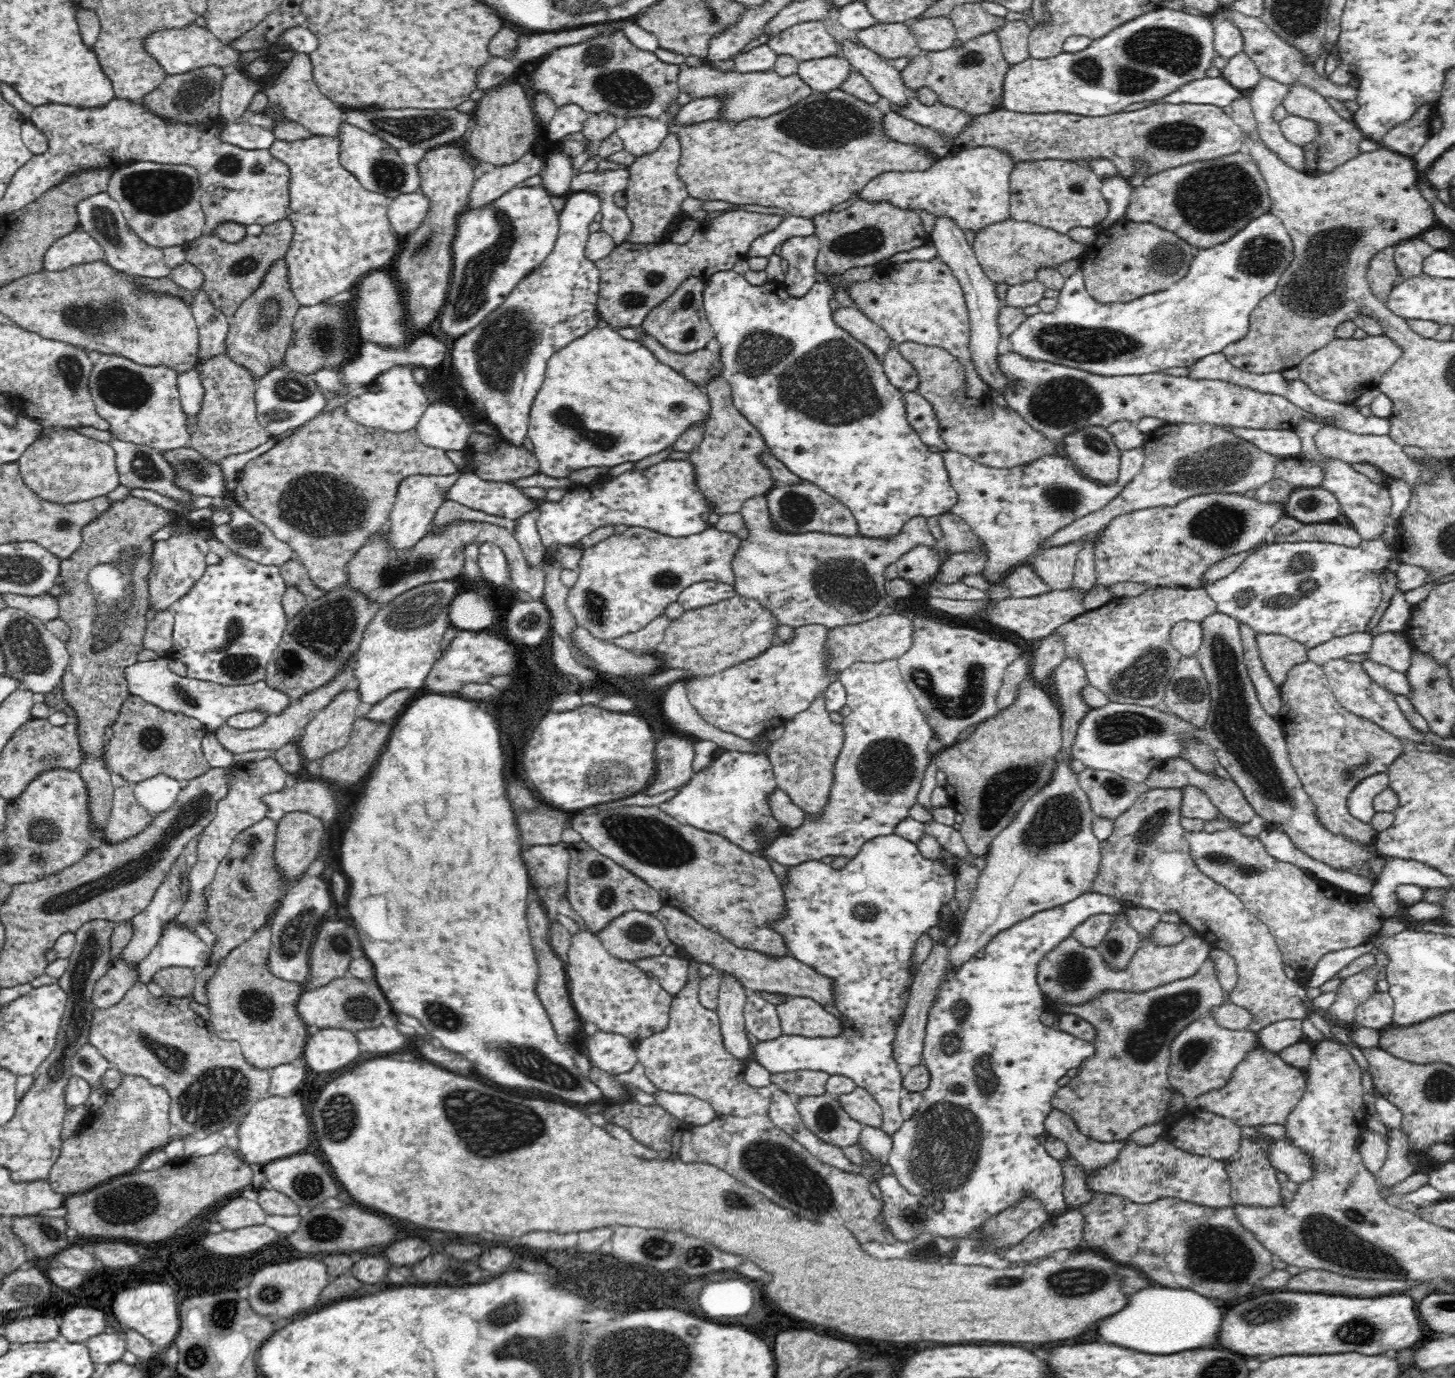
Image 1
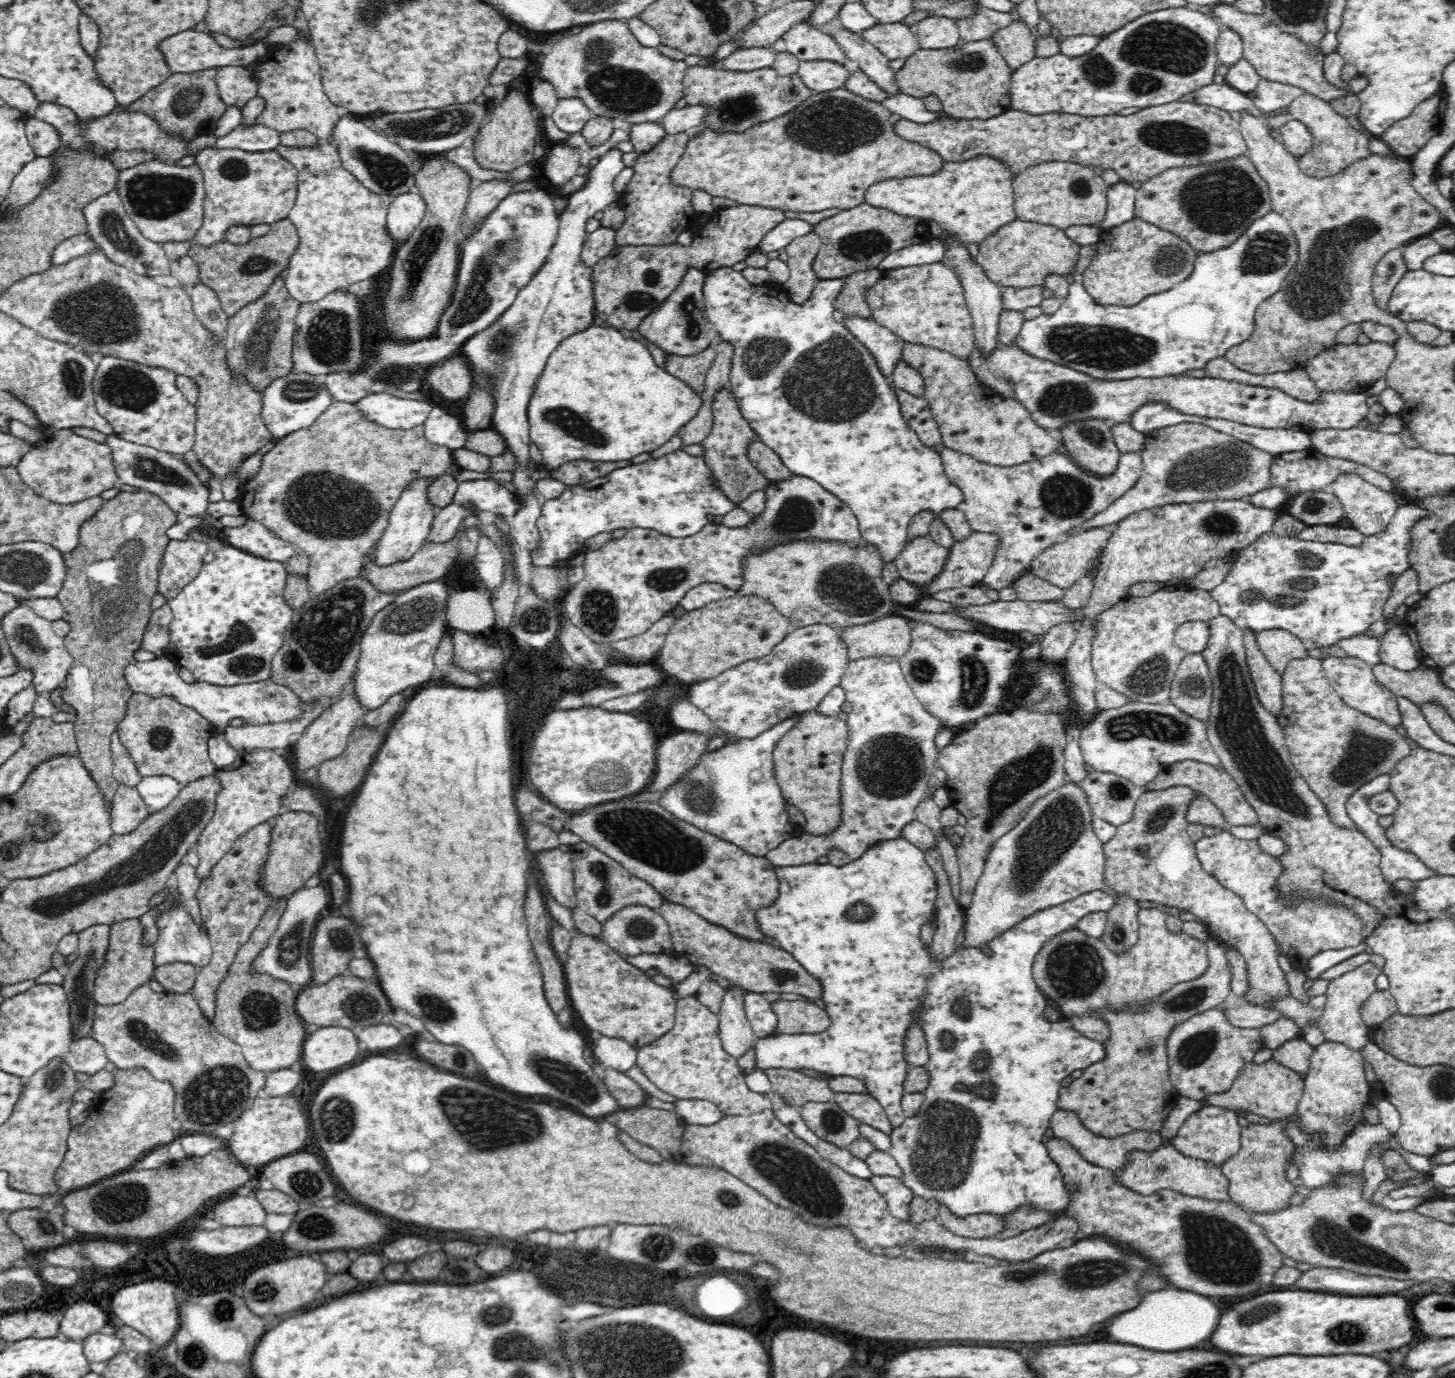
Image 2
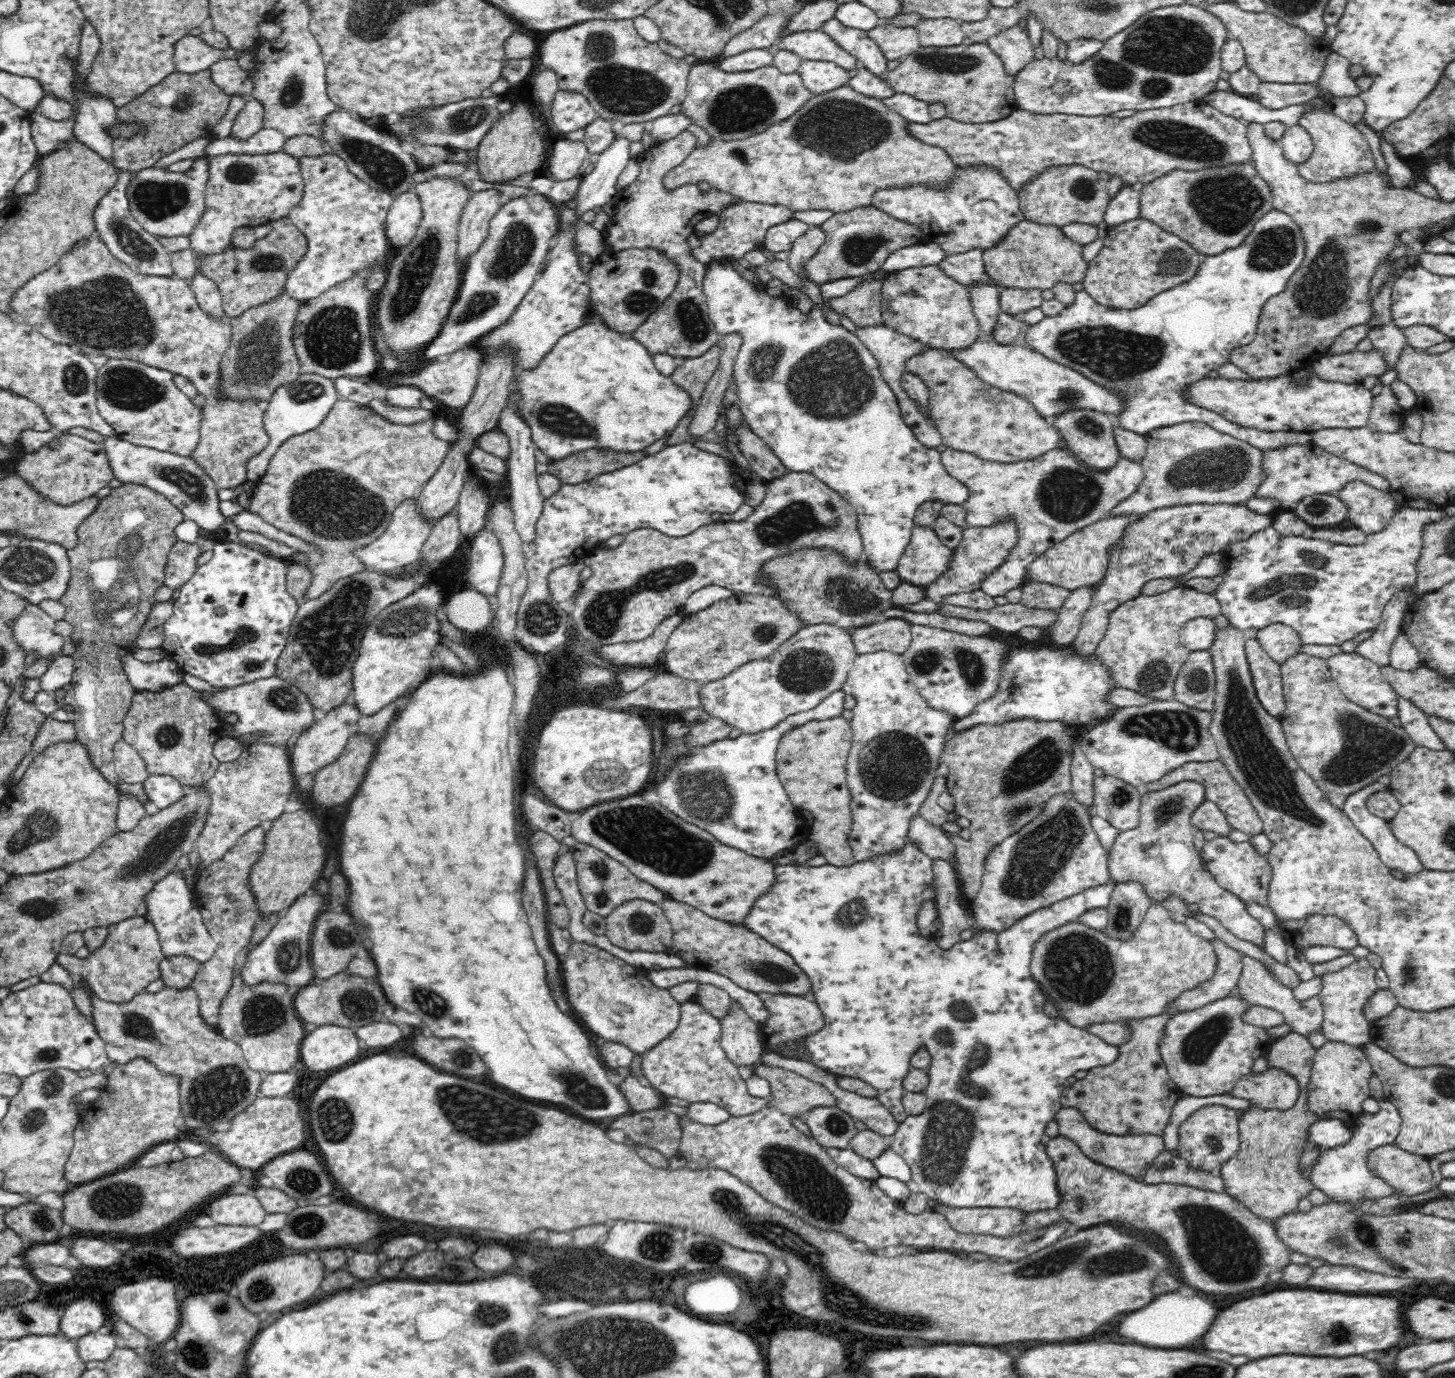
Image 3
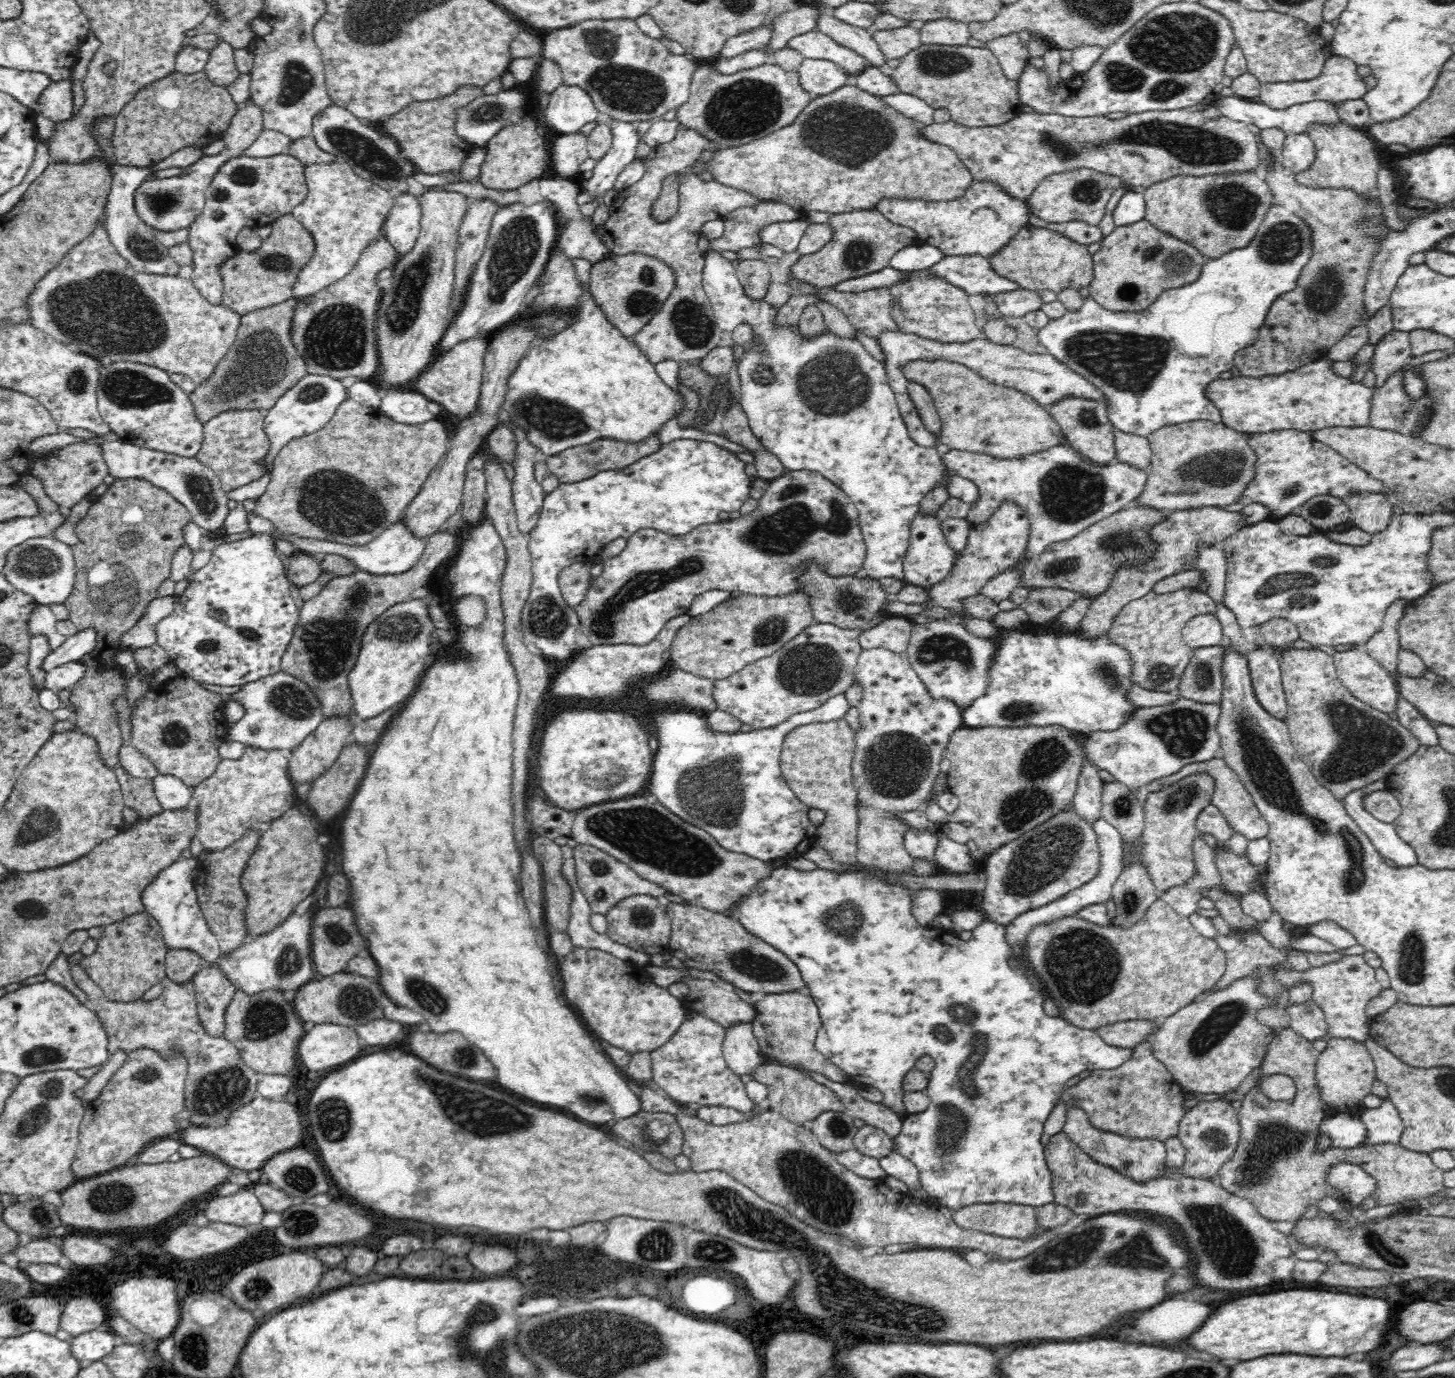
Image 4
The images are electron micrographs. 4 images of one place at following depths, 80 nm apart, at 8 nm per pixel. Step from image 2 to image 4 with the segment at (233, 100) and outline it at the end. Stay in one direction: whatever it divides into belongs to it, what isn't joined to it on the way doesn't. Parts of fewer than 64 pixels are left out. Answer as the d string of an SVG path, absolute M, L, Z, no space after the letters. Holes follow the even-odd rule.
M222 38L212 50L207 50L210 58L208 58L203 71L212 84L224 87L238 78L239 72L236 71L234 63L234 51L234 48Z

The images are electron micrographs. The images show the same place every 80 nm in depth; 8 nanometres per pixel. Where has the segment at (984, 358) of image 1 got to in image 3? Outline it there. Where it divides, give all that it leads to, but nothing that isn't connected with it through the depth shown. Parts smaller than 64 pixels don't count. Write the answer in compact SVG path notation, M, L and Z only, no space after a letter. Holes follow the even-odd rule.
M976 285L970 290L973 313L978 319L981 337L991 338L992 328L1000 316L999 288L992 285Z

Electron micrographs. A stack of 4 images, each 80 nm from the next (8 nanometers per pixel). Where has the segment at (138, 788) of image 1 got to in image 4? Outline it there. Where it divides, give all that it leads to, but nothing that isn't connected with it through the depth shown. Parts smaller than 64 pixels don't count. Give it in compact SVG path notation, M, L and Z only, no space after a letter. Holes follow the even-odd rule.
M159 774L153 778L153 785L164 811L186 809L194 803L193 789L176 776Z

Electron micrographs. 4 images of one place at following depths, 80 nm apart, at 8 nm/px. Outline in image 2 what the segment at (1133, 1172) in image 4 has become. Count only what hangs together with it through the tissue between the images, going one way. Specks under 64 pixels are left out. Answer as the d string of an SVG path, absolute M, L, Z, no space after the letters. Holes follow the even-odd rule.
M1058 1109L1050 1119L1050 1127L1054 1131L1055 1137L1069 1142L1081 1154L1084 1160L1090 1164L1101 1166L1102 1168L1121 1171L1127 1163L1128 1155L1134 1151L1144 1151L1146 1153L1155 1151L1164 1145L1163 1138L1159 1132L1154 1131L1132 1131L1128 1134L1116 1138L1106 1138L1090 1132L1083 1124L1078 1115L1073 1110Z

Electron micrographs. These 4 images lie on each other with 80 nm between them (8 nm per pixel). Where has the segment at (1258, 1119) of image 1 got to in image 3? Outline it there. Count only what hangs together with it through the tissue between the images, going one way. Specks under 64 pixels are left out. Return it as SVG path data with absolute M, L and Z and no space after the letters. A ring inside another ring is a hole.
M1269 1068L1260 1074L1246 1075L1229 1094L1255 1102L1262 1108L1288 1110L1296 1104L1300 1089L1292 1075Z

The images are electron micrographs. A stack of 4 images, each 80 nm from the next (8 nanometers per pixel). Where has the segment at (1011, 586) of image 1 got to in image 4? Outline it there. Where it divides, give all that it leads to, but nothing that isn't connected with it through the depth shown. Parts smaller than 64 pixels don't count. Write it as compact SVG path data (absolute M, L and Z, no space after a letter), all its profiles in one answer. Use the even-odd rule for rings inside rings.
M1064 588L1029 590L1030 596L1020 608L1028 613L1029 623L1045 623L1069 609L1083 596Z

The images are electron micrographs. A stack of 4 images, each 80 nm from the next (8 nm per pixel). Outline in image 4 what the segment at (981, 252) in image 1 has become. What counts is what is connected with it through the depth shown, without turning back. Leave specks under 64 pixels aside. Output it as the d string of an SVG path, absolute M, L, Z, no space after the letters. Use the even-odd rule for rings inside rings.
M1030 224L1014 236L1008 244L1007 251L990 257L989 261L998 274L1014 280L1022 289L1052 290L1056 294L1067 288L1077 291L1089 288L1095 271L1088 245L1078 244L1059 232L1036 228Z

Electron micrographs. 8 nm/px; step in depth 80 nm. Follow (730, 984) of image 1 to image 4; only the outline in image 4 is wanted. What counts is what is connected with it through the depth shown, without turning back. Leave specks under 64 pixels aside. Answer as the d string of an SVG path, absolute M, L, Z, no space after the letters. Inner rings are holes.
M752 1023L728 1027L723 1042L723 1055L728 1068L739 1077L753 1074L764 1061Z

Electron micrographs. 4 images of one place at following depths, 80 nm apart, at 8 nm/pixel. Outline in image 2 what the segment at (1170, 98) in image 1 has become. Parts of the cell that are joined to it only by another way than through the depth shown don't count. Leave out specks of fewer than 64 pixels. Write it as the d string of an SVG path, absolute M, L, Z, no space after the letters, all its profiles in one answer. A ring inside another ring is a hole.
M1226 82L1218 85L1211 85L1199 88L1197 91L1186 95L1183 102L1194 102L1200 105L1207 105L1224 110L1225 112L1237 112L1250 114L1255 118L1274 118L1274 116L1290 116L1290 106L1284 109L1273 111L1272 113L1262 113L1252 99L1245 93L1232 88Z

